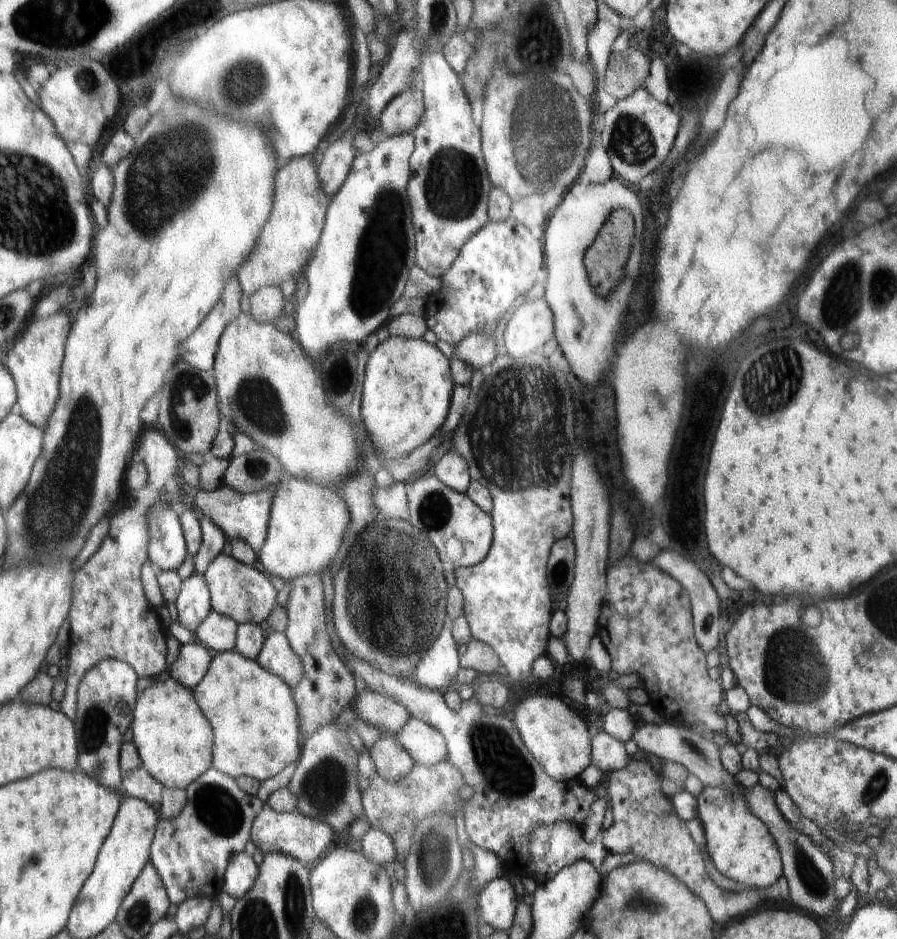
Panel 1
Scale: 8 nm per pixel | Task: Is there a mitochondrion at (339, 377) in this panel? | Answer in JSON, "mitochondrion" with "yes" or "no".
{"mitochondrion":"yes"}

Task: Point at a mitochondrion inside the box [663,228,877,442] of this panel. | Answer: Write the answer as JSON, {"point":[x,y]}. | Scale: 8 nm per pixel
{"point":[770,386]}

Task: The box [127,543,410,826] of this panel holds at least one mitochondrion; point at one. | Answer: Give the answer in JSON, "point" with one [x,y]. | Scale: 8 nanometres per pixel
{"point":[324,788]}

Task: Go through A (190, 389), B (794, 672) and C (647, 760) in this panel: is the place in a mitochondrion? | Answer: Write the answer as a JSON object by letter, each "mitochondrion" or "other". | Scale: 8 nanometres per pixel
{"A":"mitochondrion","B":"mitochondrion","C":"other"}

